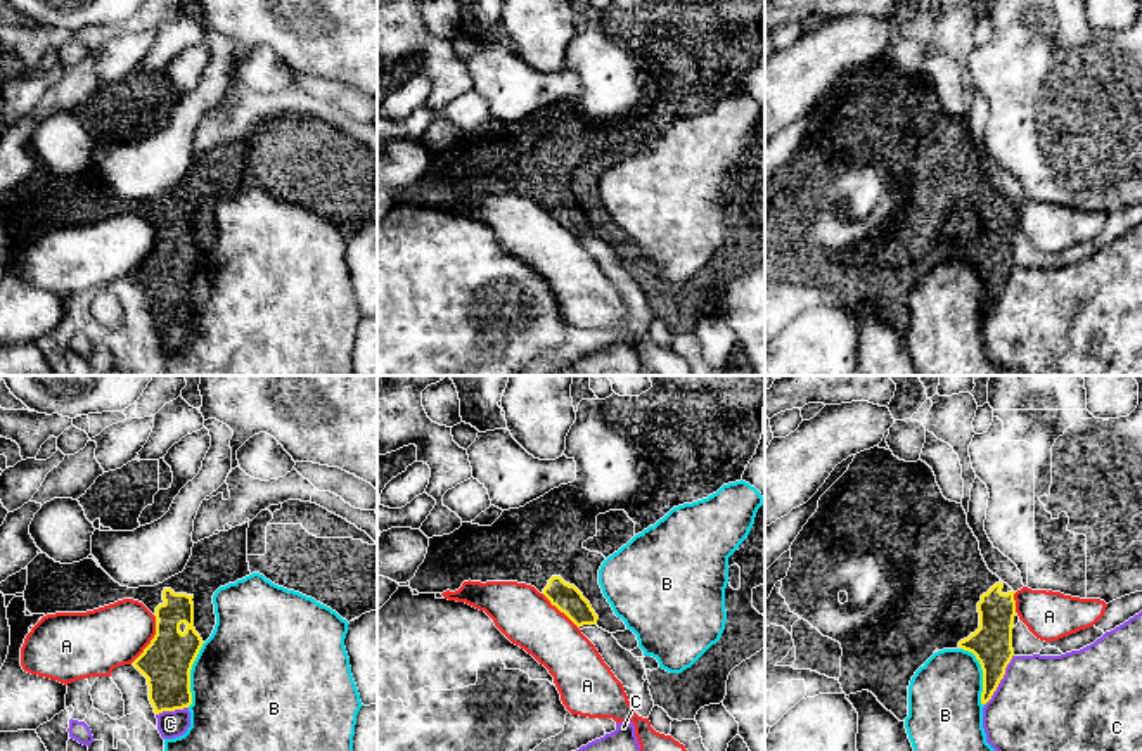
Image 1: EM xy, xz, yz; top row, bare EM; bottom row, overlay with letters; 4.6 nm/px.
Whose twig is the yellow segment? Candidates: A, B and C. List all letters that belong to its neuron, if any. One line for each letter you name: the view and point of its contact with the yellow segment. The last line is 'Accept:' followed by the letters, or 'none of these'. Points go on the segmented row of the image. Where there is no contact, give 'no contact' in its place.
Accept: none of these

